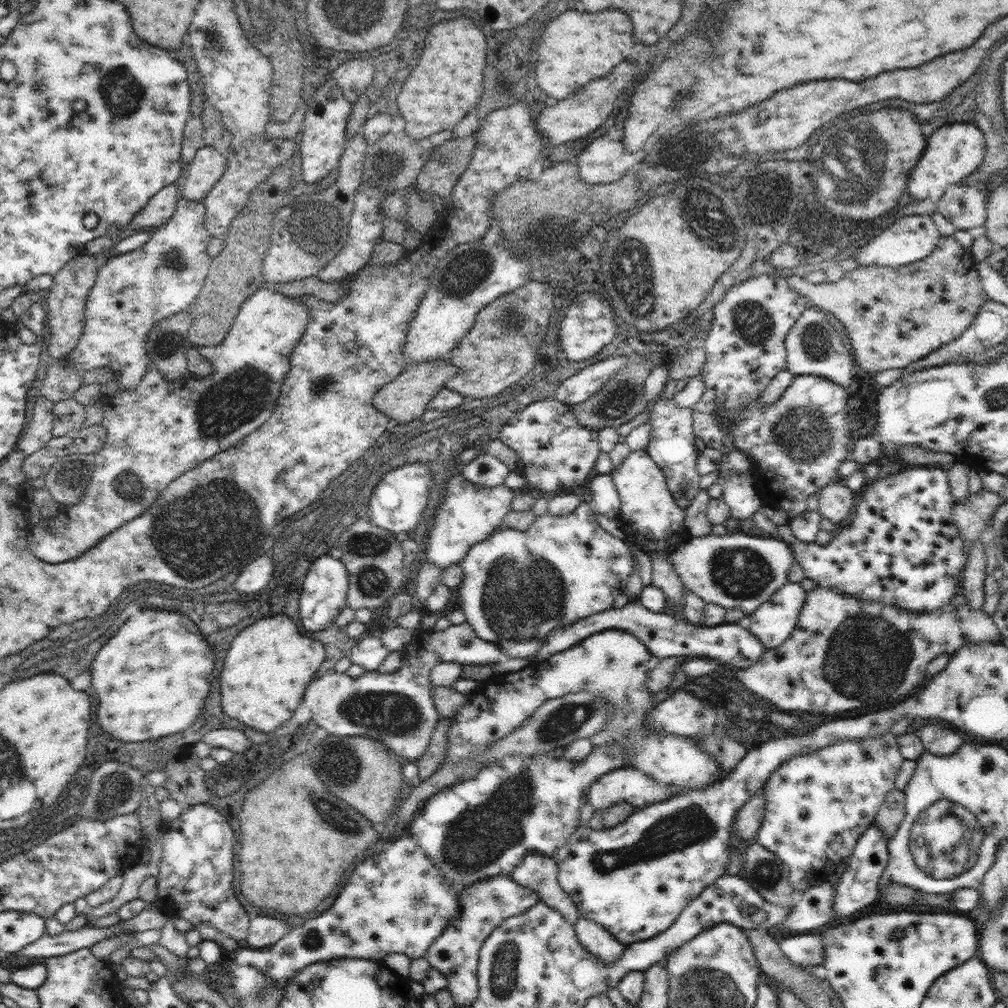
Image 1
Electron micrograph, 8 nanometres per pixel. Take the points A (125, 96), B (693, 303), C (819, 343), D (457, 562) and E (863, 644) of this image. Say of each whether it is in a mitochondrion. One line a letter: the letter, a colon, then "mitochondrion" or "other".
A: mitochondrion
B: other
C: mitochondrion
D: other
E: mitochondrion

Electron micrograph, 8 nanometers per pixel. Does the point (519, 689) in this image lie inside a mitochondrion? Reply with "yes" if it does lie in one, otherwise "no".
no

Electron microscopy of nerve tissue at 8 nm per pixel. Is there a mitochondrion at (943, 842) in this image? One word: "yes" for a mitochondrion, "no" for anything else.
yes

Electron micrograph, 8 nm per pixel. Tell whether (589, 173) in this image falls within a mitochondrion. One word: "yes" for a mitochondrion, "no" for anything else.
no

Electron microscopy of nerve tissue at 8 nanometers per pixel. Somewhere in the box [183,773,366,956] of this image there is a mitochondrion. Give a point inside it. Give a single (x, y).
(333, 815)

